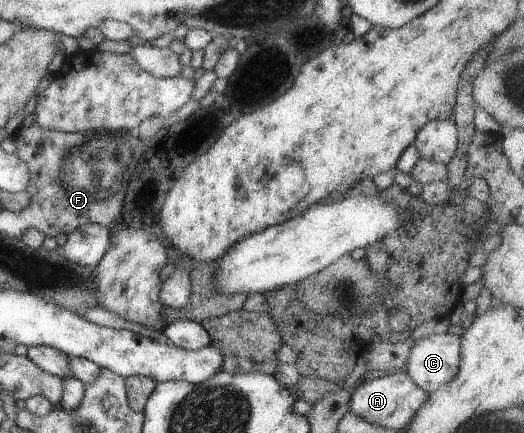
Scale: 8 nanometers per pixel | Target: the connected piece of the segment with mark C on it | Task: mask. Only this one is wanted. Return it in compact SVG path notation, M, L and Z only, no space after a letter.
M434 333L411 342L404 370L417 387L433 393L457 375L461 363L461 336Z

